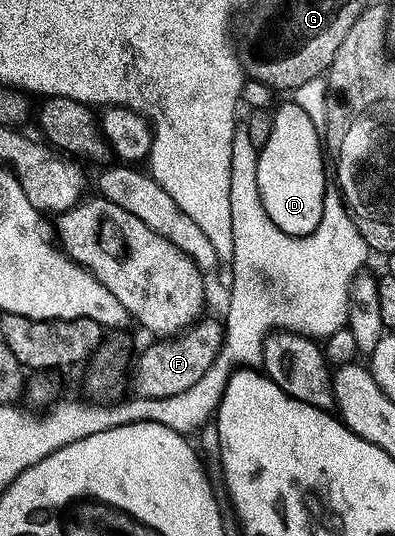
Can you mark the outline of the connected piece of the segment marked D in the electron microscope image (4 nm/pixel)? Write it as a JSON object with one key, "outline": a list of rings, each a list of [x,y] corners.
{"outline":[[[283,104],[273,116],[271,133],[267,141],[258,149],[257,184],[260,198],[269,218],[281,231],[290,236],[310,236],[319,231],[323,217],[323,202],[328,199],[327,176],[323,173],[323,148],[319,145],[319,132],[307,112],[299,104]]]}

